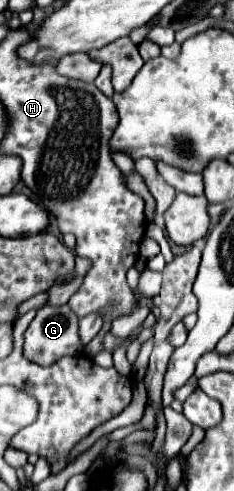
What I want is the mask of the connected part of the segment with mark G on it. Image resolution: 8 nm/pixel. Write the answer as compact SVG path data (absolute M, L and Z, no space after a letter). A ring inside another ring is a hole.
M59 305L59 307L41 307L37 309L35 319L31 321L31 325L25 331L25 345L23 345L23 355L29 361L35 361L37 365L53 365L55 361L59 361L61 357L67 355L77 355L83 351L83 345L79 343L79 317L67 307L67 305Z

